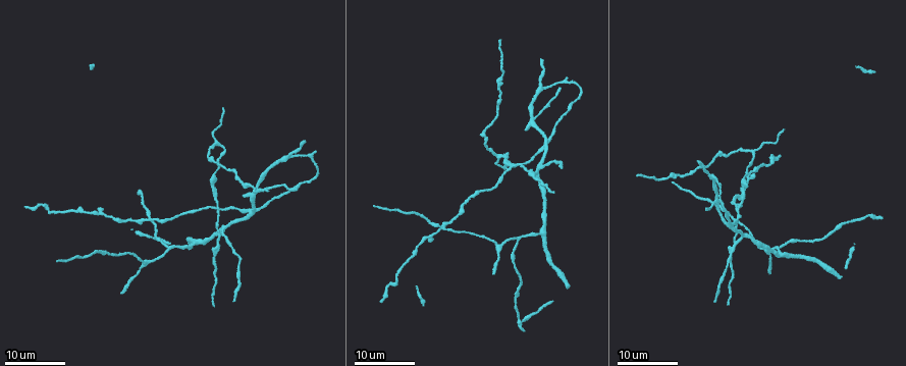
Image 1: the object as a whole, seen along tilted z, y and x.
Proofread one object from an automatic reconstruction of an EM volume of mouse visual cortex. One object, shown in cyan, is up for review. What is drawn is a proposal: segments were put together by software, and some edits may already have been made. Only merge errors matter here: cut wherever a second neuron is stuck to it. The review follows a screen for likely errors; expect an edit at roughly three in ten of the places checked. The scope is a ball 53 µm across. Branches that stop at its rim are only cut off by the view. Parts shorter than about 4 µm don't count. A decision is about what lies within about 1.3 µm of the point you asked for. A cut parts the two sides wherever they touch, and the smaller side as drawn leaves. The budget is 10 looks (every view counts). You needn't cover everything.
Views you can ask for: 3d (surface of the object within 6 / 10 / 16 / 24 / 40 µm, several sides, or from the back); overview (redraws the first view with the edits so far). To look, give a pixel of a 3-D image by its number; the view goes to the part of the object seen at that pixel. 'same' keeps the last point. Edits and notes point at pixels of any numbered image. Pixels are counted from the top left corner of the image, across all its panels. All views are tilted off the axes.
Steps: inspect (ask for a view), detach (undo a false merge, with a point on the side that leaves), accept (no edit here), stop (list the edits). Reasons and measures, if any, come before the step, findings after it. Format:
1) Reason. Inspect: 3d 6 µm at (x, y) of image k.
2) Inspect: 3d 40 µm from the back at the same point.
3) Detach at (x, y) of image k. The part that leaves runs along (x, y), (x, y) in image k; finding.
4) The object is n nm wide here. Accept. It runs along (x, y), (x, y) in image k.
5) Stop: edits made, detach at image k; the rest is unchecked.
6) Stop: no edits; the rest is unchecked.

Inspect: 3d 24 µm at (533, 118) of image 1.

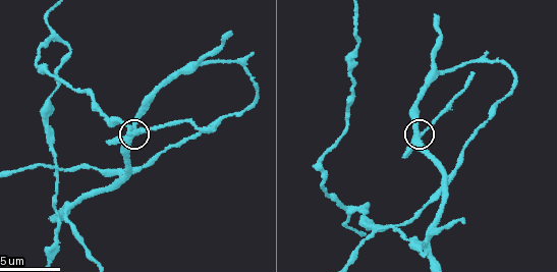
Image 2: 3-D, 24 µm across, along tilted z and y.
Inspect: 3d 6 µm at (419, 131) of image 2.

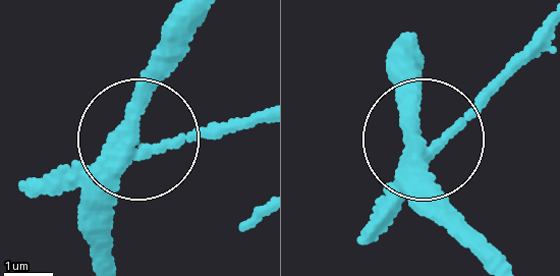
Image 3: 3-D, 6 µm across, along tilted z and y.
3 arms meet here. Detach at (52, 182) of image 3. The part that leaves runs along (113, 162), (255, 120) in image 3; two neurons meet here.

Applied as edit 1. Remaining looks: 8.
Four or more arms meet. Inspect: 3d 6 µm at (390, 227) of image 2.

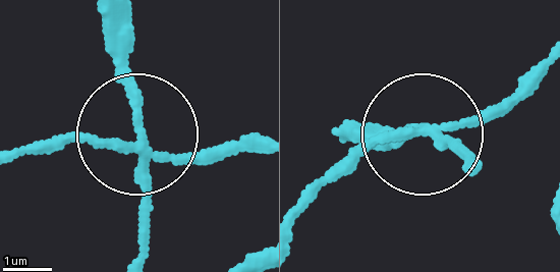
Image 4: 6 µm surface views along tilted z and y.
The object is 190 nm wide here. Detach at (116, 82) of image 4. The part that leaves runs along (152, 147), (115, 14) in image 4; two neurons meet here.

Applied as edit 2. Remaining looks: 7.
Three-way junction. Inspect: 3d 16 µm at (748, 179) of image 1.

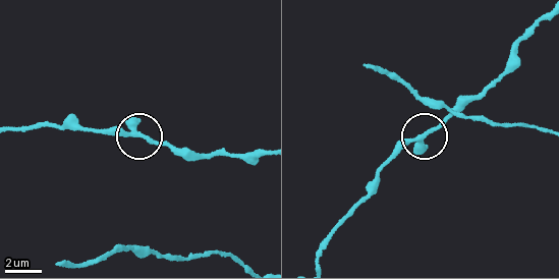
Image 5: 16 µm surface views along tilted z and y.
Inspect: 3d 6 µm at (135, 133) of image 5.

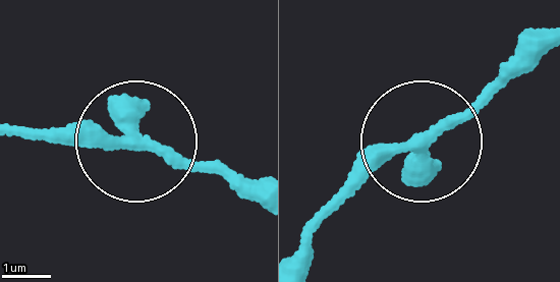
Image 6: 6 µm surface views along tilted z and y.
Inspect: 3d 6 µm from the back at (424, 139) of image 6.

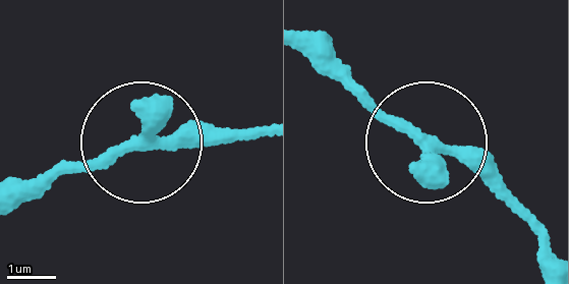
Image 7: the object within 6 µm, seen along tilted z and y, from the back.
3 arms meet here. Accept. It runs along (30, 195), (140, 144), (250, 133) in image 7; continuous, no second neuron.

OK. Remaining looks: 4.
Three arms meet. Inspect: 3d 16 µm at (169, 246) of image 1.

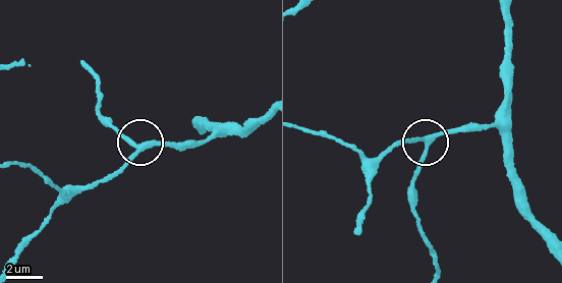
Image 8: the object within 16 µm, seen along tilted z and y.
Inspect: 3d 6 µm at (141, 146) of image 8.

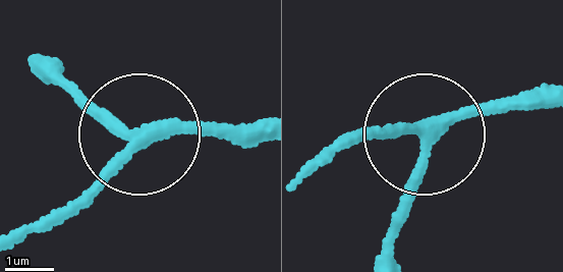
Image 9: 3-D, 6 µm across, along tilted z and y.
The object is 250 nm wide here. Accept. It runs along (263, 129), (143, 129), (60, 220) in image 9; all the same neuron.

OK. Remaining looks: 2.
Inspect: 3d 24 µm at (195, 245) of image 1.

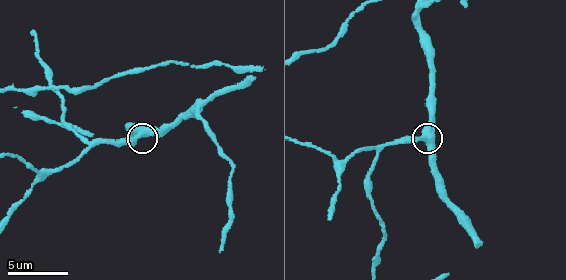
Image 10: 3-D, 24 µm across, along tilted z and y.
Inspect: 3d 10 µm at (141, 137) of image 10.

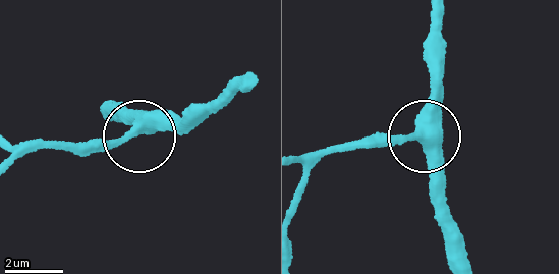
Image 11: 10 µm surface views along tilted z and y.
Accept. One neuron here.

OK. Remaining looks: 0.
Stop: edits made, detach at image 3, detach at image 4; the rest is unchecked.

